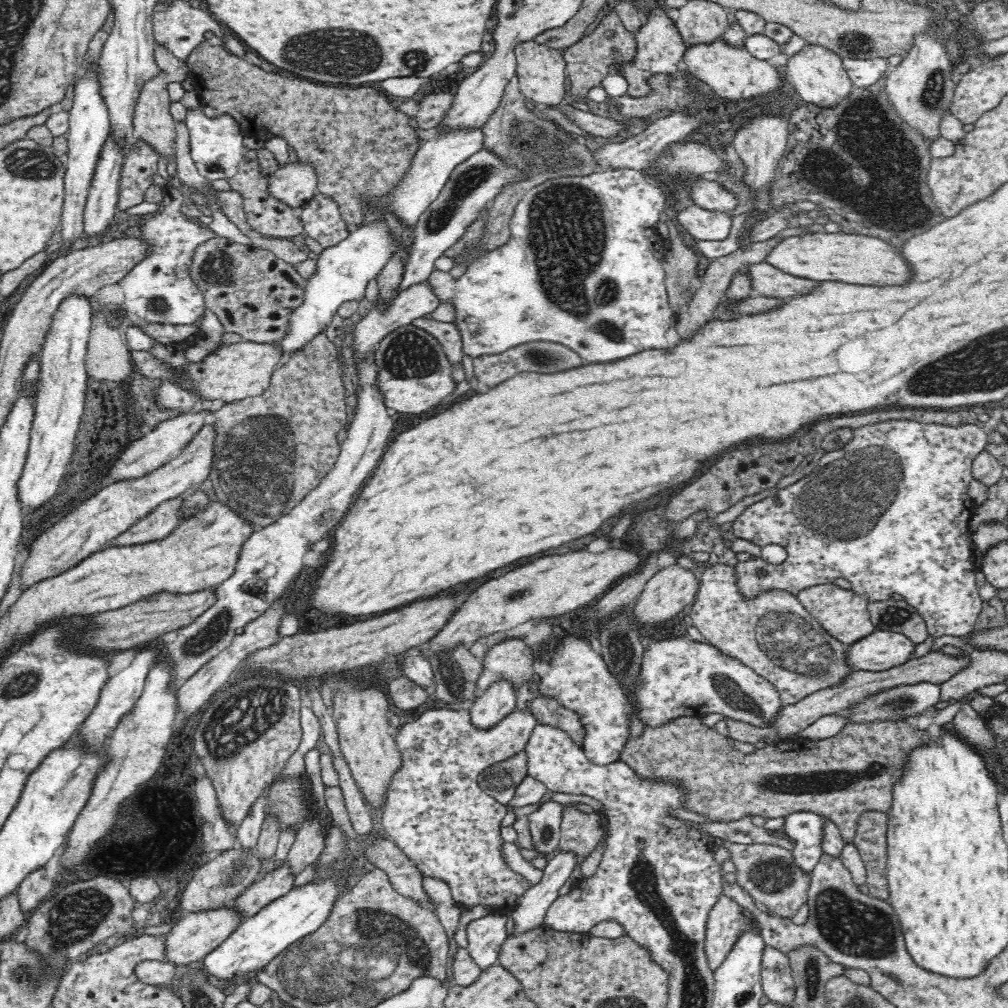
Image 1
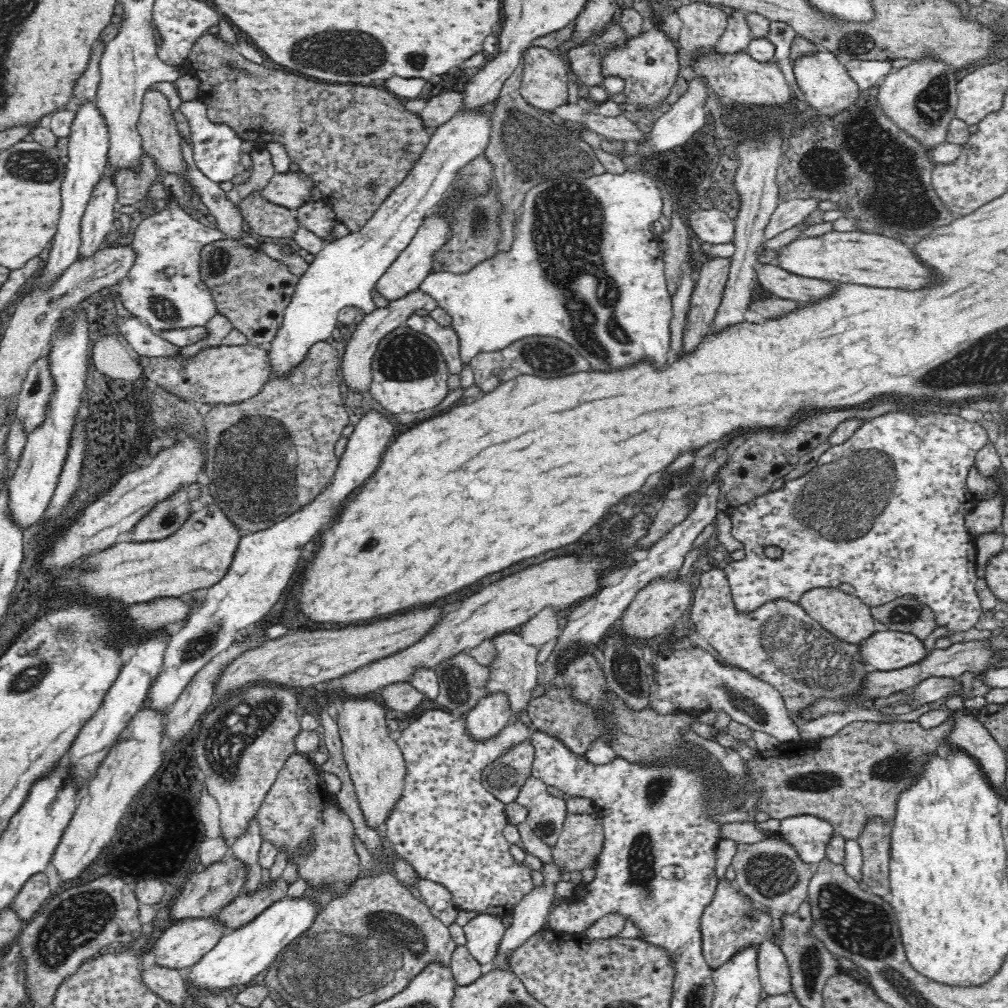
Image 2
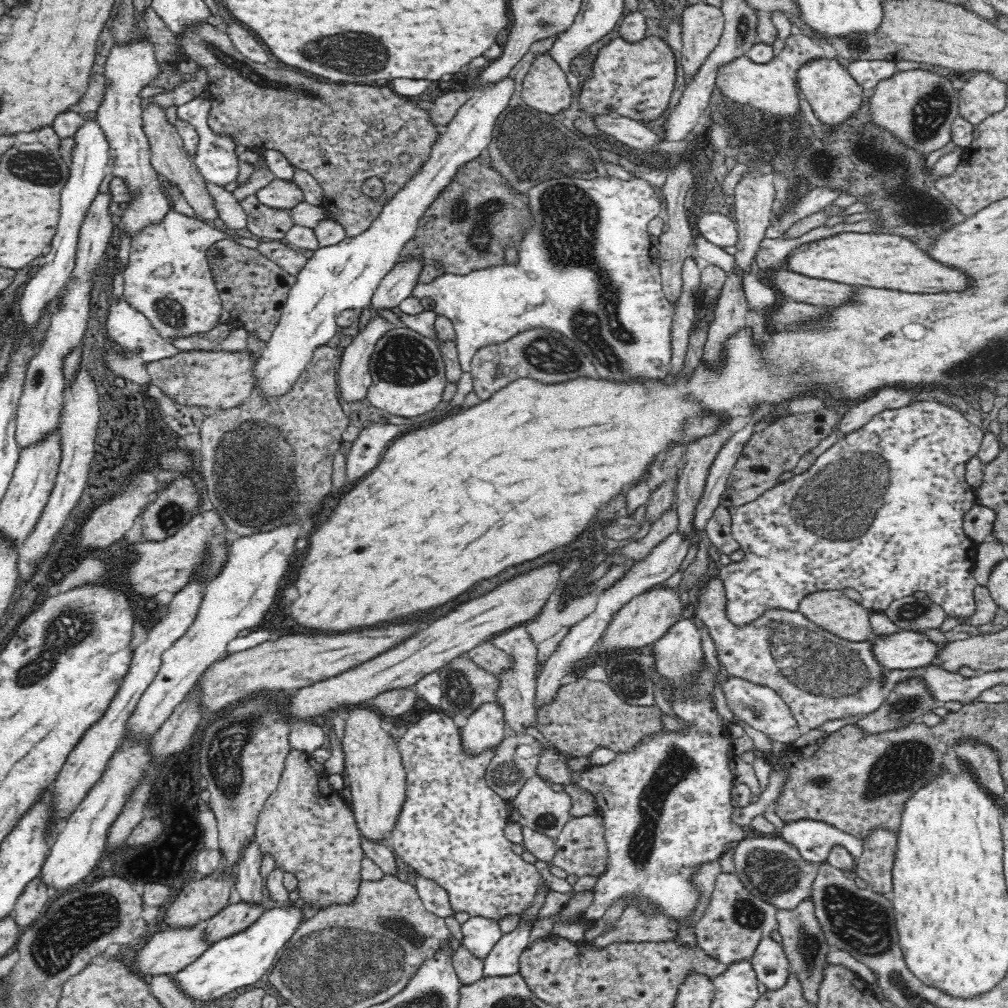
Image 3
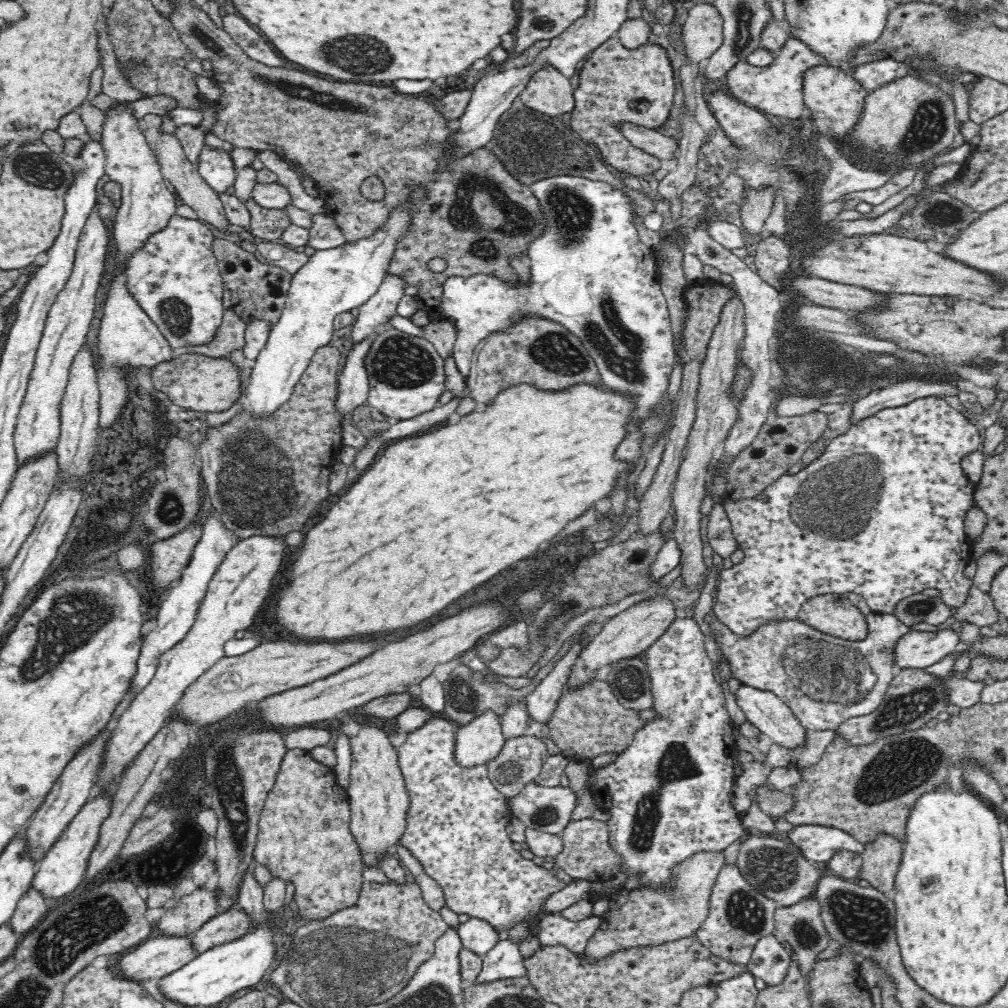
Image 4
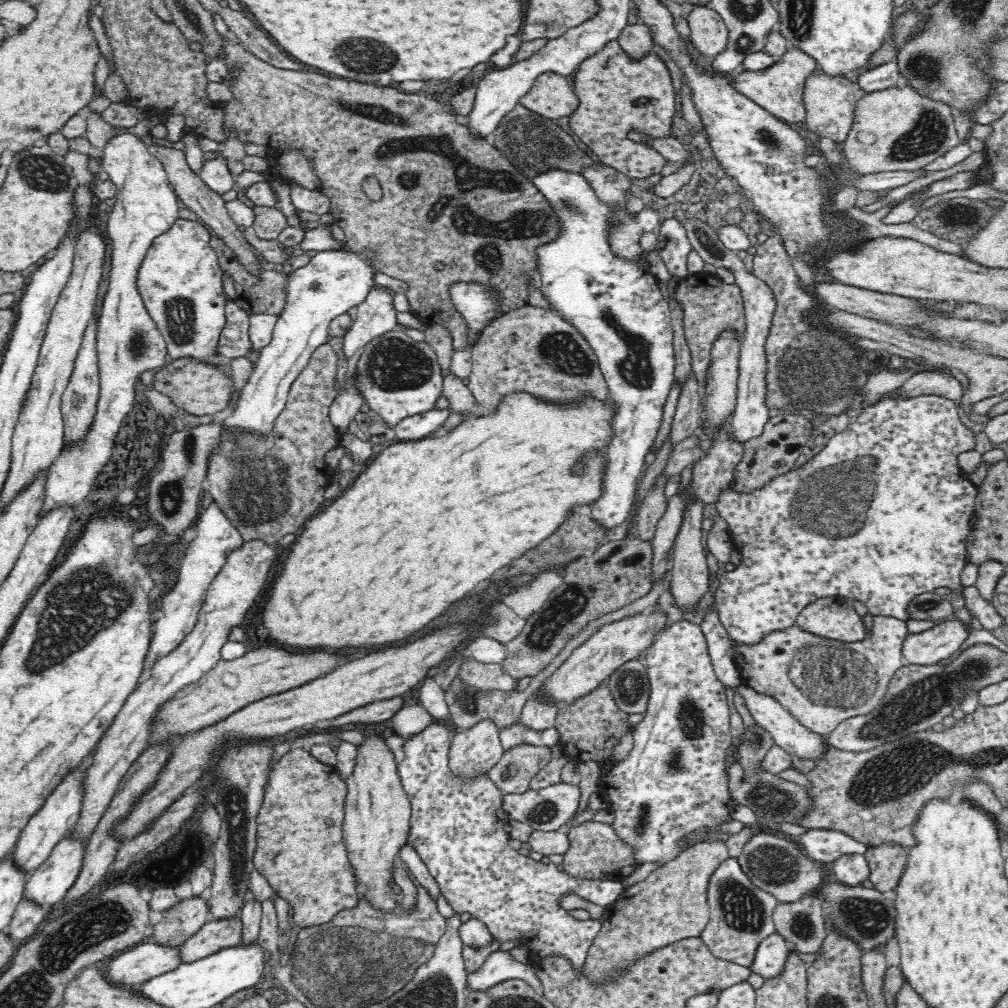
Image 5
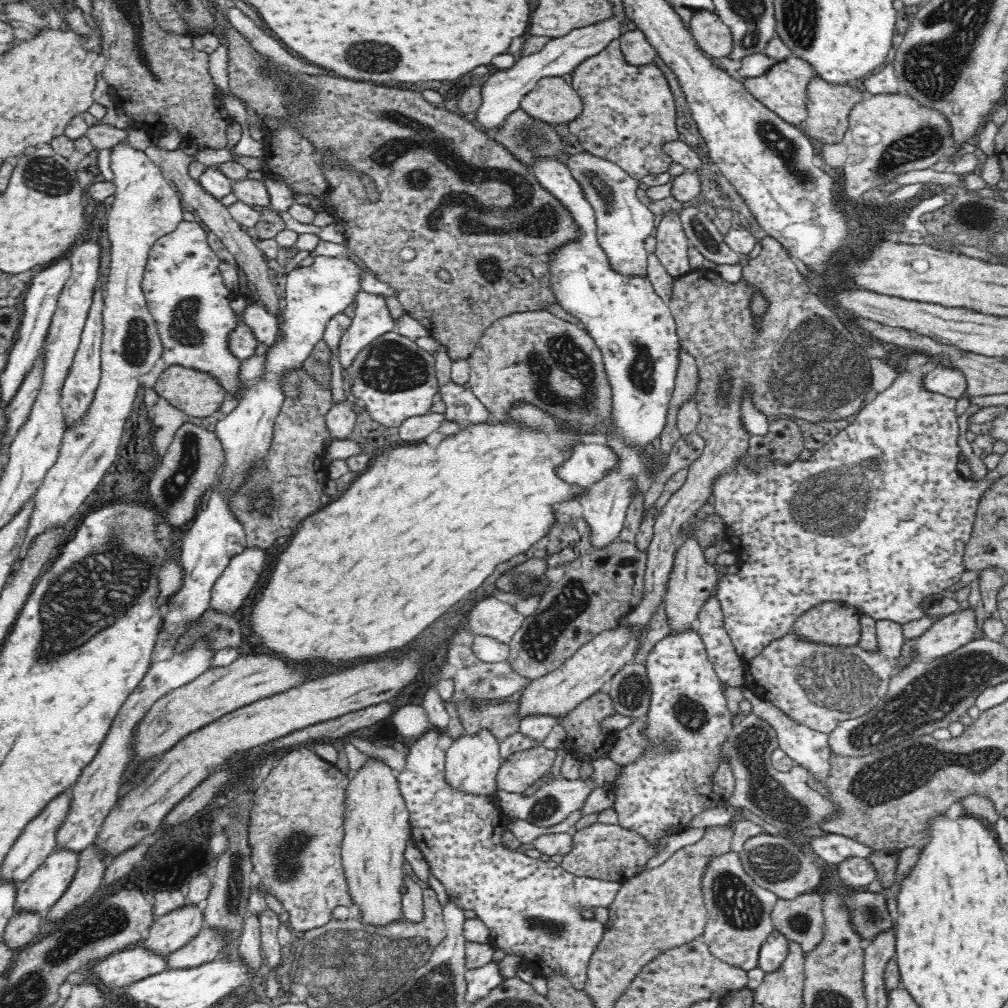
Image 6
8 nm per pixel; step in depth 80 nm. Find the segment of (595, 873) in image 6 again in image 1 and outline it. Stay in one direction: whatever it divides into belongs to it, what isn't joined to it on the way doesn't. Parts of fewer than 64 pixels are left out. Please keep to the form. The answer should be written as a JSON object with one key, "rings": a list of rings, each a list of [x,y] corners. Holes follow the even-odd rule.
{"rings":[[[576,804],[563,806],[560,848],[575,852],[584,861],[605,834],[603,821],[594,813],[578,811]]]}

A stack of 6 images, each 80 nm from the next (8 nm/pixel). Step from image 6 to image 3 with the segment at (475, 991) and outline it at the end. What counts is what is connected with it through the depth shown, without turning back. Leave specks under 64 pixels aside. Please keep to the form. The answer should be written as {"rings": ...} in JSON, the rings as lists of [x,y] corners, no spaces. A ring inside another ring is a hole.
{"rings":[[[525,910],[520,912],[517,926],[500,937],[490,956],[484,960],[484,976],[510,976],[517,973],[518,956],[529,946],[532,927],[536,922],[536,919],[522,917],[523,914]]]}

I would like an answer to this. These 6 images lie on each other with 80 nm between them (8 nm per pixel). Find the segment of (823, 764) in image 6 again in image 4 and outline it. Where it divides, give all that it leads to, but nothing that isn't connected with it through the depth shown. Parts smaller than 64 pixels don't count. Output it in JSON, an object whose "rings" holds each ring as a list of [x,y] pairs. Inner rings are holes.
{"rings":[[[740,683],[733,695],[748,722],[776,744],[791,749],[806,742],[806,729],[773,692]]]}

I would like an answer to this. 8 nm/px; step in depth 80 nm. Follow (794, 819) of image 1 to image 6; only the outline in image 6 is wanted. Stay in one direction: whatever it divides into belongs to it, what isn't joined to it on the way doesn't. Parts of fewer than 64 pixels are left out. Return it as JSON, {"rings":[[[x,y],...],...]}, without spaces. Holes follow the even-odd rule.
{"rings":[[[826,832],[821,836],[810,838],[809,842],[810,850],[822,861],[836,865],[851,858],[851,856],[860,856],[860,858],[867,860],[868,854],[873,851],[870,847],[856,840]]]}

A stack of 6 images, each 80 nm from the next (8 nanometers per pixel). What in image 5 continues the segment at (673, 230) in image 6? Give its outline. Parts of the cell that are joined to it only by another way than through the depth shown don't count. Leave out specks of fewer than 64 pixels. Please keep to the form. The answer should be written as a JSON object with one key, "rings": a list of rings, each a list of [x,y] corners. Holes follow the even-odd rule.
{"rings":[[[667,217],[659,225],[659,243],[656,249],[666,263],[671,274],[686,277],[686,256],[690,254],[691,242],[687,237],[687,230],[677,219]]]}

